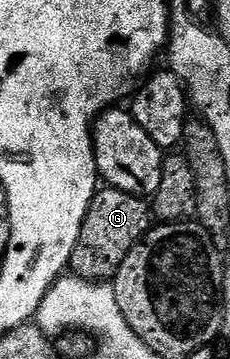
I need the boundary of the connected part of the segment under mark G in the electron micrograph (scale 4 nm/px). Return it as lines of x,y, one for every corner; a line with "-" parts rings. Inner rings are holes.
109,186
95,192
90,203
90,212
80,230
80,238
76,242
76,250
70,259
69,271
81,280
106,282
118,273
118,267
128,258
132,246
136,246
152,227
151,205
143,197
133,196

